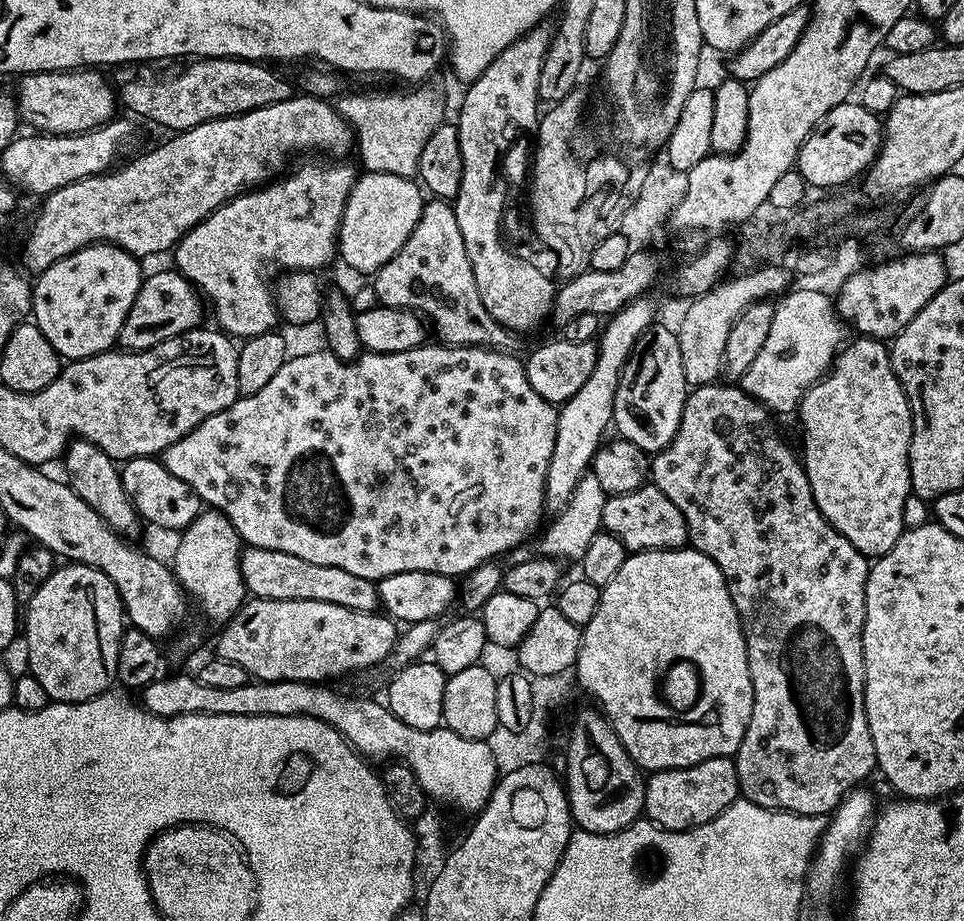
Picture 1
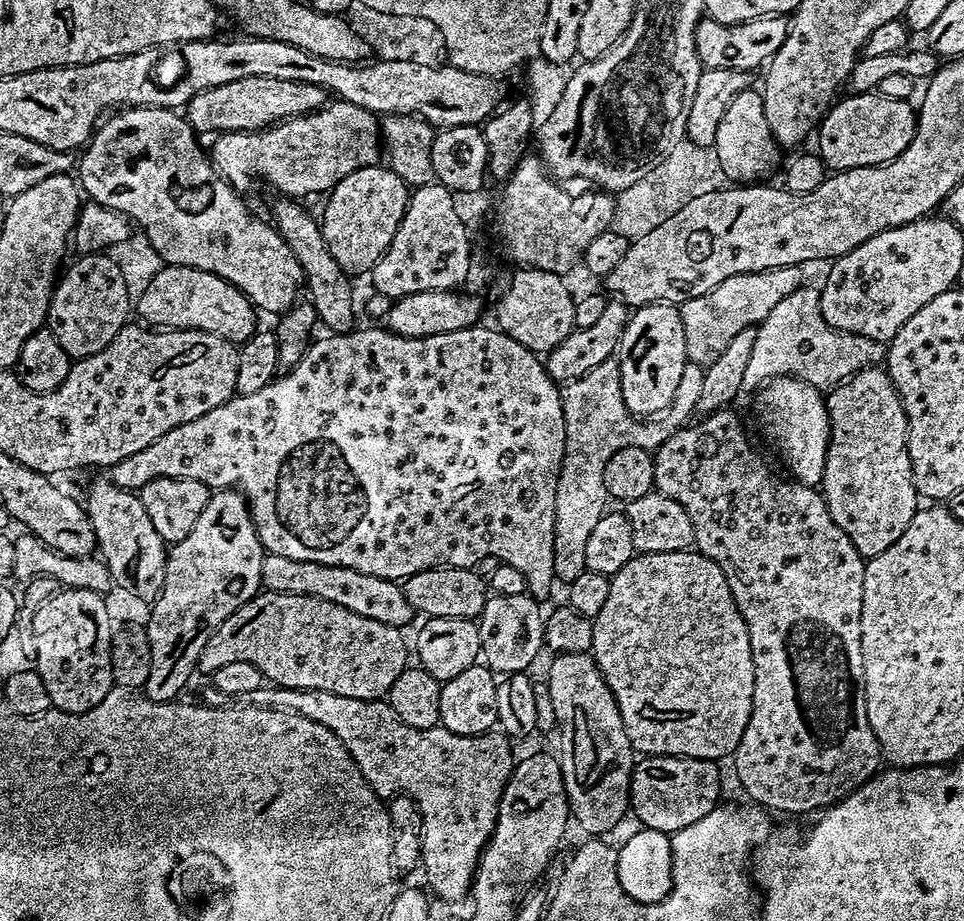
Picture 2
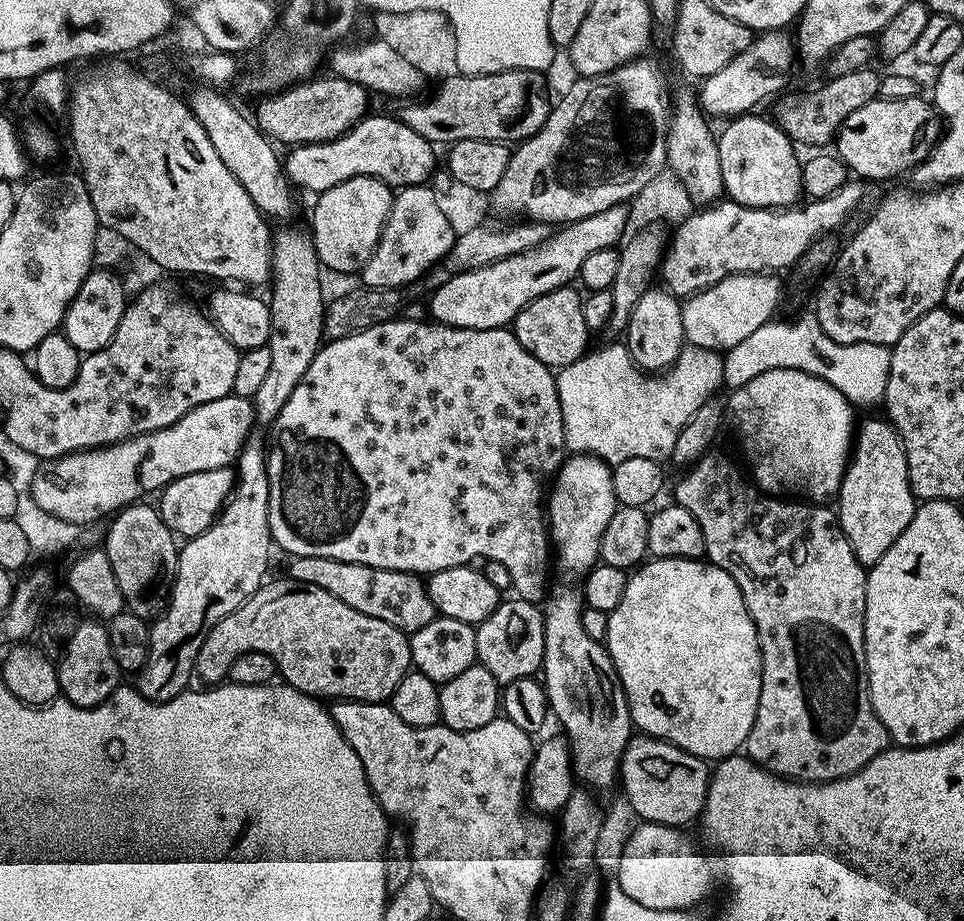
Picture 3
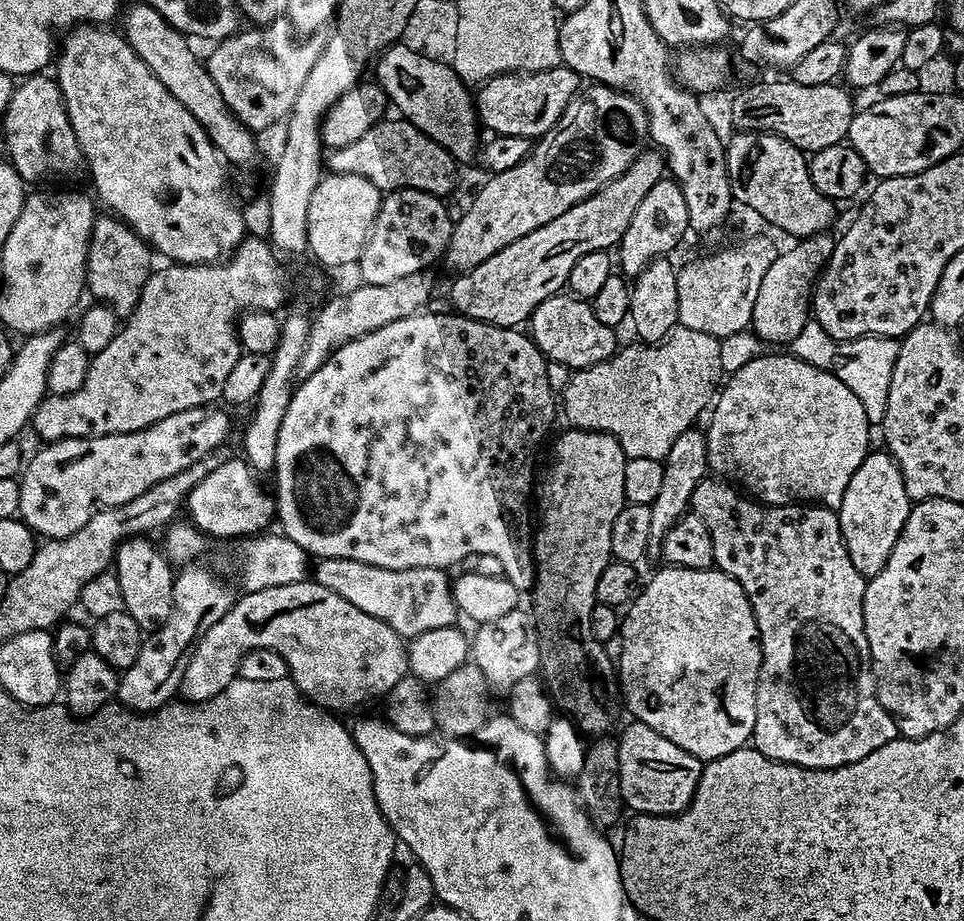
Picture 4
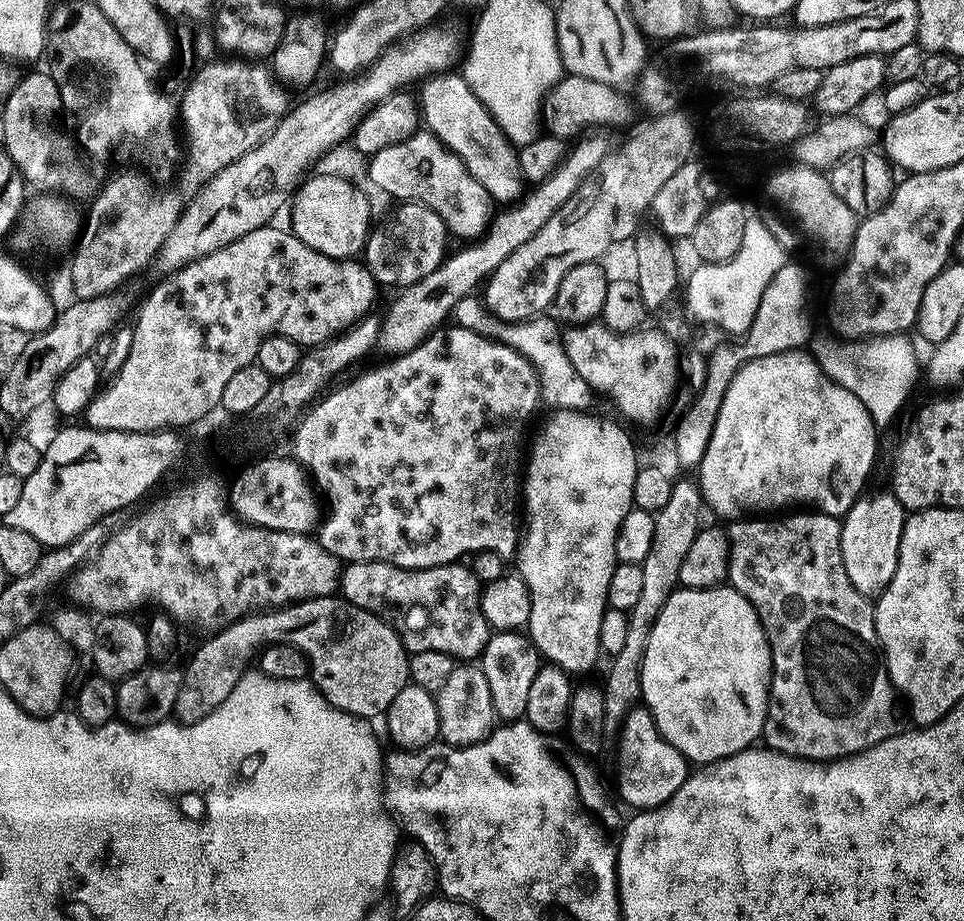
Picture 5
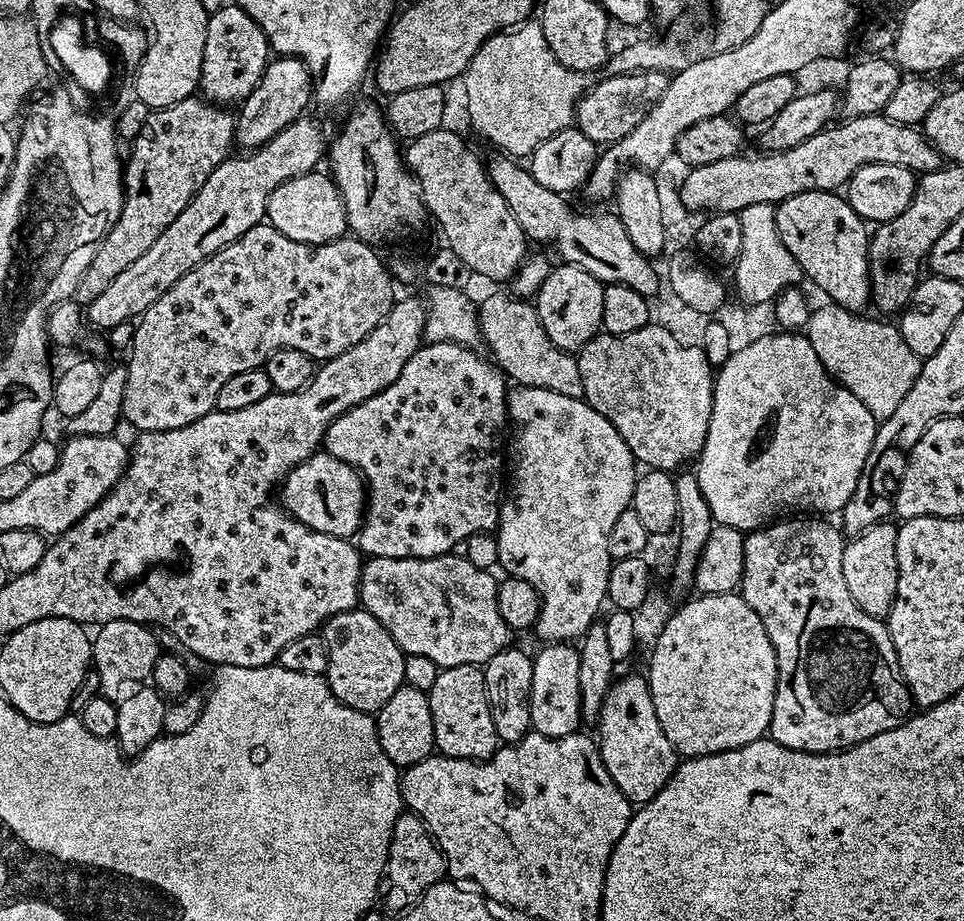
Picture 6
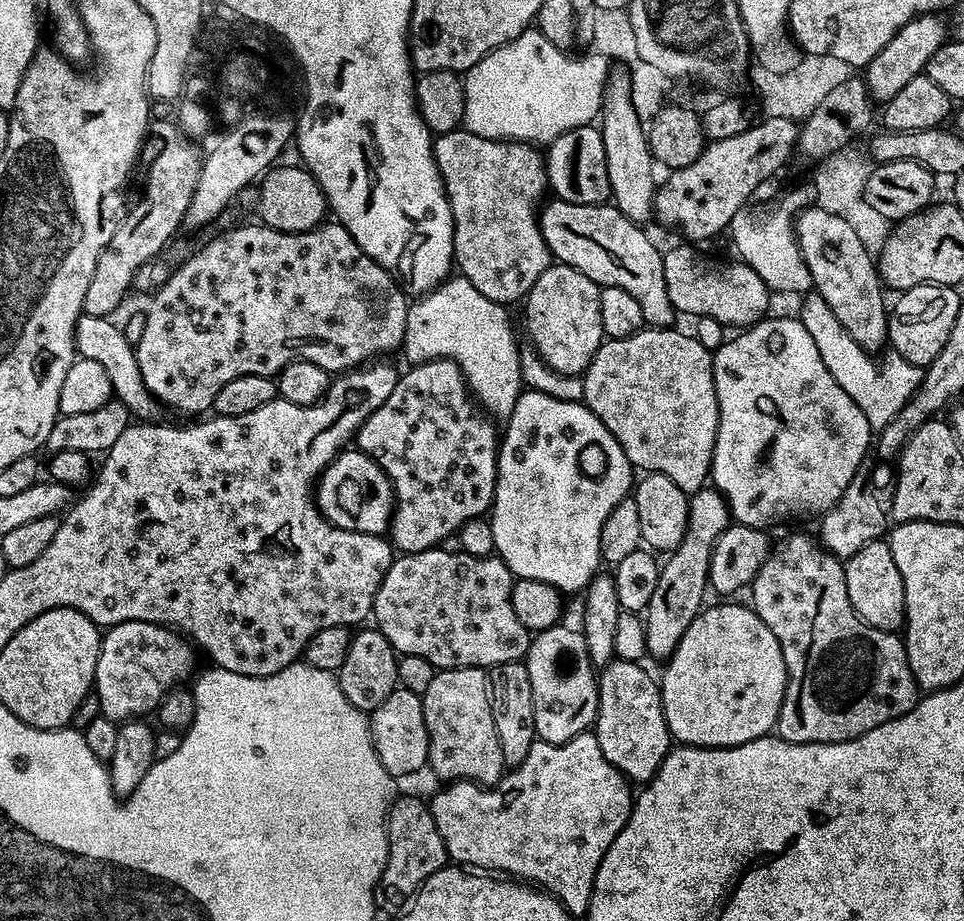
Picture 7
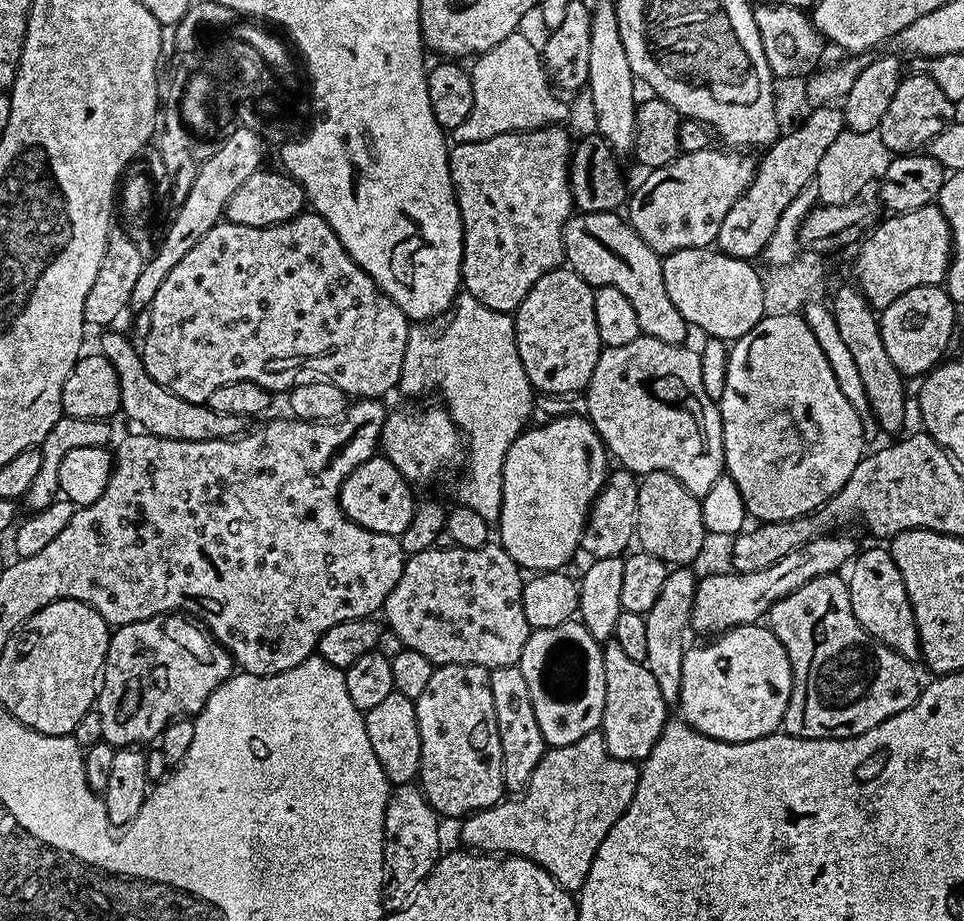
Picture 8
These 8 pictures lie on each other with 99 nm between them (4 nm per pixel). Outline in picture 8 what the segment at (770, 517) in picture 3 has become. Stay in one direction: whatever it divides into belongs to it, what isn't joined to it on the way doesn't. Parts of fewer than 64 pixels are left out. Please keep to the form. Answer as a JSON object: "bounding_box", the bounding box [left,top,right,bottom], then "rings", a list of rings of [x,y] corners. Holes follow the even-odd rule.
{"bounding_box":[766,575,922,740],"rings":[[[843,575],[814,578],[806,582],[806,586],[794,590],[794,594],[786,594],[786,598],[774,602],[766,624],[778,642],[782,642],[792,667],[792,693],[782,725],[789,736],[803,740],[845,740],[861,736],[866,734],[866,730],[874,730],[874,726],[886,722],[886,718],[902,714],[902,710],[920,697],[922,679],[916,673],[917,665],[885,644],[878,643],[860,625],[858,618],[854,618],[848,582]]]}

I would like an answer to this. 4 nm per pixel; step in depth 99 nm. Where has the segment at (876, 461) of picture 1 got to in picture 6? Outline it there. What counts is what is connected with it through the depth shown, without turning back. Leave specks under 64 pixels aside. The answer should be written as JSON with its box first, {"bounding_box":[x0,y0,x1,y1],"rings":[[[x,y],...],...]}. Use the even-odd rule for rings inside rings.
{"bounding_box":[842,522,898,617],"rings":[[[892,522],[875,524],[865,532],[857,532],[845,543],[842,554],[842,575],[846,578],[846,590],[850,590],[850,598],[866,610],[871,616],[887,617],[892,609],[892,603],[898,590],[898,562],[896,561],[896,530],[897,525]]]}

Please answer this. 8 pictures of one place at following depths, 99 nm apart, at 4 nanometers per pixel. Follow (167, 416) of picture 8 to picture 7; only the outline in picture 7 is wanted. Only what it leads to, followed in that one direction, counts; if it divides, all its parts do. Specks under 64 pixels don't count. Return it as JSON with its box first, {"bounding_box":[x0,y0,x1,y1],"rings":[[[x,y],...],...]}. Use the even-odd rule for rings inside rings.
{"bounding_box":[76,315,154,421],"rings":[[[80,315],[76,323],[76,351],[83,359],[102,365],[102,370],[106,370],[106,375],[110,377],[113,397],[120,400],[122,406],[126,406],[126,410],[137,421],[151,421],[154,397],[148,393],[147,386],[142,382],[133,341],[128,341],[123,330],[118,325],[111,324],[112,322],[107,316]]]}

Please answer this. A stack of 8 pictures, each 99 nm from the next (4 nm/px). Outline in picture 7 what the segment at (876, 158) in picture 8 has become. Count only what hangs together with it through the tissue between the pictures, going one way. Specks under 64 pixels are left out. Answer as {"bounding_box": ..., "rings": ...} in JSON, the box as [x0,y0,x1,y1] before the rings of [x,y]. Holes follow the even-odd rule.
{"bounding_box":[812,150,891,258],"rings":[[[841,150],[833,156],[827,157],[817,168],[818,172],[812,177],[815,186],[815,207],[826,210],[827,213],[835,214],[838,218],[846,220],[865,246],[866,252],[874,258],[879,257],[882,246],[888,240],[891,232],[891,221],[882,217],[876,210],[871,209],[870,204],[864,200],[866,182],[872,169],[871,161],[858,154]]]}

